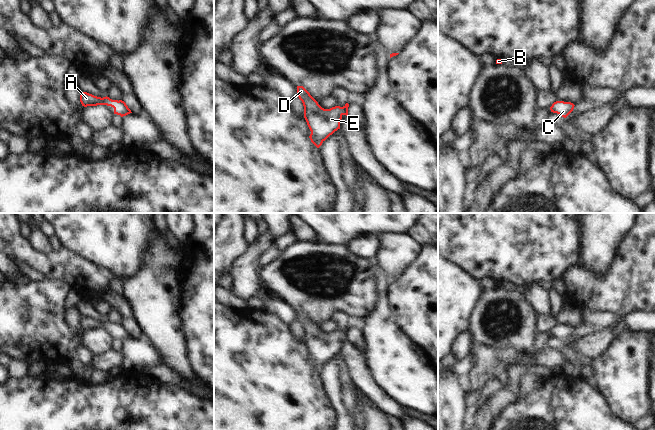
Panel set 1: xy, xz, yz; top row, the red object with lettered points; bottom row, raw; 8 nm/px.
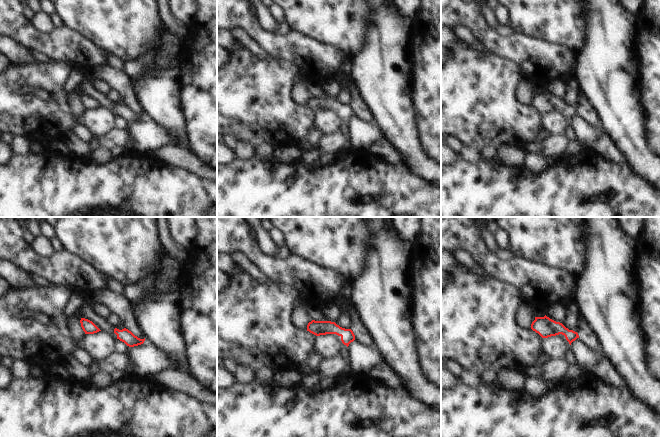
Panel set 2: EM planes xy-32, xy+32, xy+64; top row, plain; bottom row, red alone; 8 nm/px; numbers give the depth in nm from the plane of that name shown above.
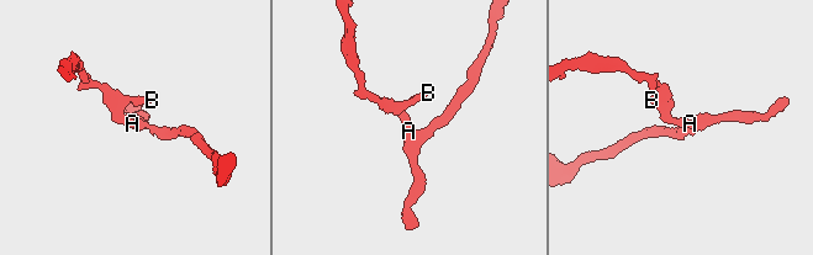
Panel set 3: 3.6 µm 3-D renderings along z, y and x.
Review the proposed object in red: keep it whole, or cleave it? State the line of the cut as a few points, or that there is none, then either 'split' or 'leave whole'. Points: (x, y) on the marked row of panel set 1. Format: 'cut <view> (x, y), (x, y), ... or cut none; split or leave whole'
cut none; leave whole

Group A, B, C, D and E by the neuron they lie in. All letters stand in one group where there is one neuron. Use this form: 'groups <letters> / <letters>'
groups A B C D E

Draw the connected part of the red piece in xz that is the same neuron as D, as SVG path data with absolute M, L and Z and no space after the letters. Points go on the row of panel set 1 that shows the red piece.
M297 86L297 96L304 106L304 118L311 131L309 138L319 148L330 135L340 129L342 116L348 116L349 104L324 109L303 86Z

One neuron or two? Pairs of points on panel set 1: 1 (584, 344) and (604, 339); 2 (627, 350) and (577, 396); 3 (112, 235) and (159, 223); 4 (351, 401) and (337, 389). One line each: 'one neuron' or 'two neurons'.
1: one neuron
2: two neurons
3: two neurons
4: two neurons

